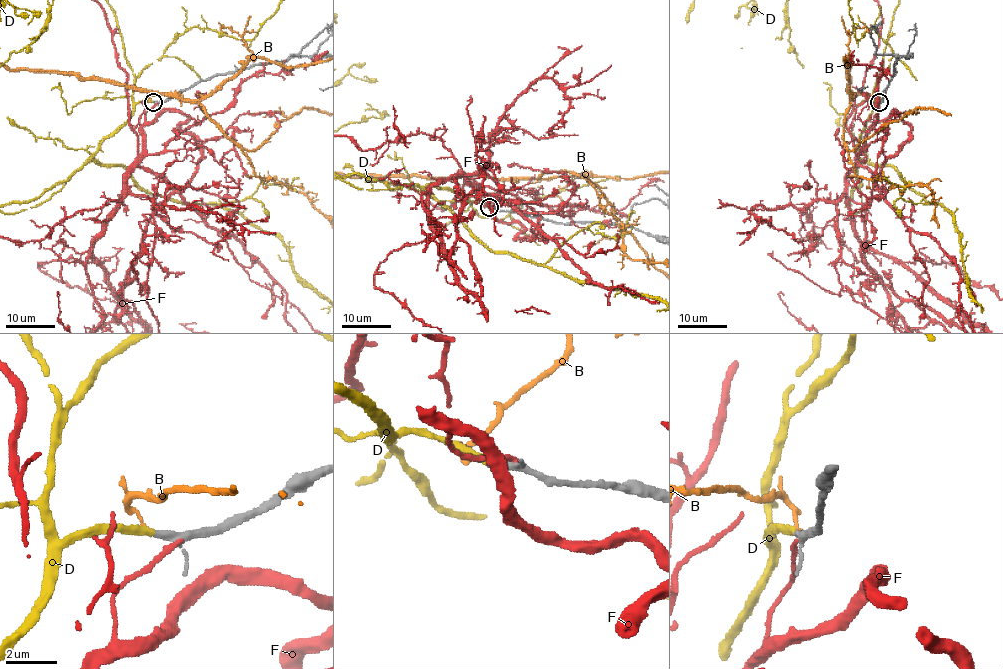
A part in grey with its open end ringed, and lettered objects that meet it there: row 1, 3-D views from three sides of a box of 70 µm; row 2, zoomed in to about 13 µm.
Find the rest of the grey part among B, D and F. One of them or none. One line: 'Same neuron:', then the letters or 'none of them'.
Same neuron: D

